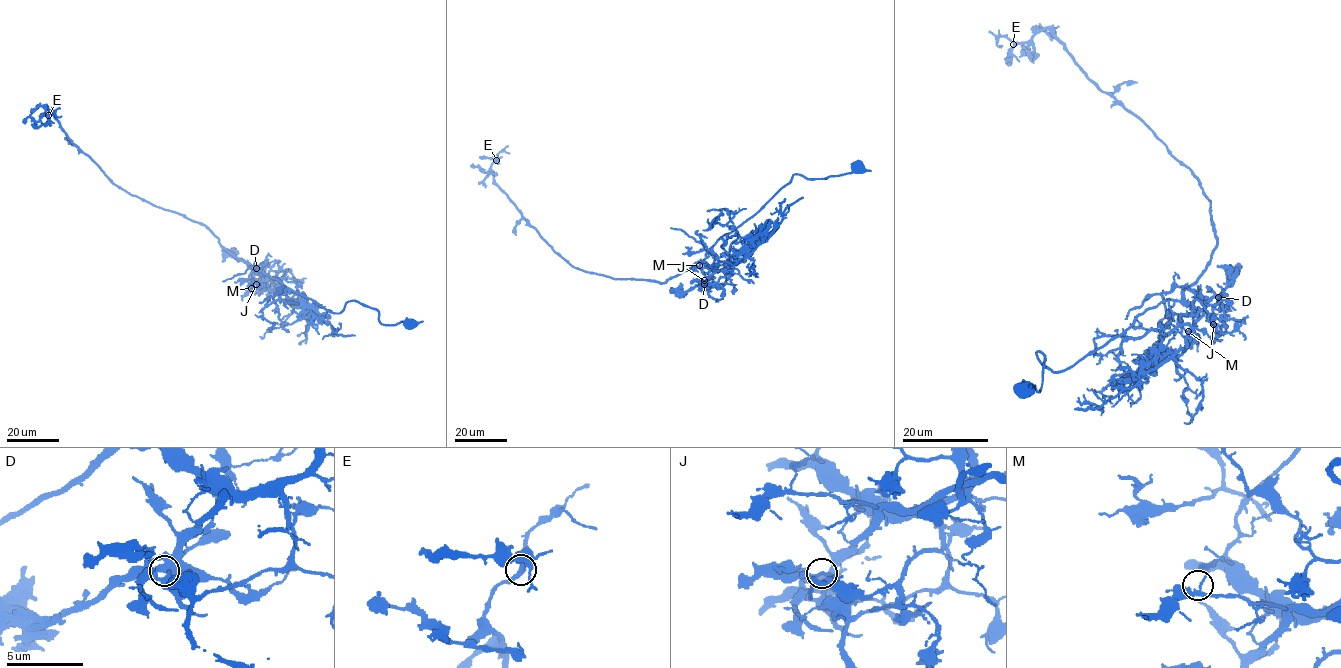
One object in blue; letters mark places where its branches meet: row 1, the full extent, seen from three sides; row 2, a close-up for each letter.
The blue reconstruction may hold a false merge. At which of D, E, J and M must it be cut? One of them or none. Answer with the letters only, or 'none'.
J

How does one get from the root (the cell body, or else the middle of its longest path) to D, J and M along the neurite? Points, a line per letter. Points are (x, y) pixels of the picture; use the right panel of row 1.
D: (1025, 390), (1042, 385), (1044, 356), (1037, 351), (1045, 366), (1061, 372), (1168, 299), (1218, 297)
J: (1025, 390), (1042, 385), (1044, 356), (1037, 351), (1053, 372), (1065, 371), (1168, 299), (1215, 298), (1213, 324)
M: (1025, 390), (1042, 385), (1044, 356), (1037, 351), (1053, 372), (1065, 371), (1168, 299), (1191, 306), (1188, 331)

